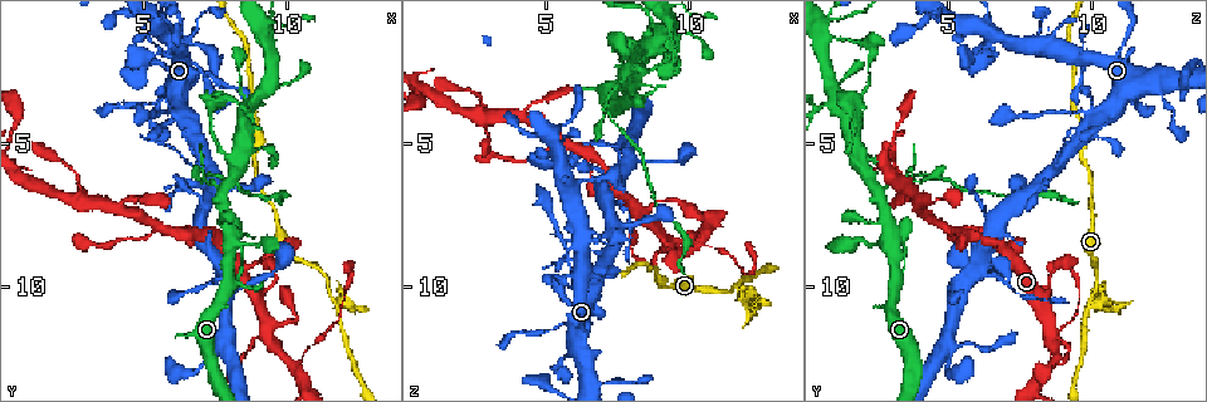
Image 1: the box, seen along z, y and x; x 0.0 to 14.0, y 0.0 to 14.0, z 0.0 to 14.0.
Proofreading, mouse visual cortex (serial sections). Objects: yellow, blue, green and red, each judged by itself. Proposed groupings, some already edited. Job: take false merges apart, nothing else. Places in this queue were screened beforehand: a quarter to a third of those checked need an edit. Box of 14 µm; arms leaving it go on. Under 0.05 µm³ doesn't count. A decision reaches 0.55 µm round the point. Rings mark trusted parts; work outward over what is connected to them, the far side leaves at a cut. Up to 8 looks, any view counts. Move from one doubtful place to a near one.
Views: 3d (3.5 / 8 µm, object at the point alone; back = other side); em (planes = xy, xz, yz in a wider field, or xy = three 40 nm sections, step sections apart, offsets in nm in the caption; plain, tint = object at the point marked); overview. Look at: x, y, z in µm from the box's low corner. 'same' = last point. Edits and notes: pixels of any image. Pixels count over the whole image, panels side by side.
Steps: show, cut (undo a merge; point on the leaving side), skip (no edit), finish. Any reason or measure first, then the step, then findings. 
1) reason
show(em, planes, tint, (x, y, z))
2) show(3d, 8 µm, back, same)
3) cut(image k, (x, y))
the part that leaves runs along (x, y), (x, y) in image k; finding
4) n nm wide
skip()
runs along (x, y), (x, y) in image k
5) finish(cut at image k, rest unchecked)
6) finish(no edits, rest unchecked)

small branch off a trunk
show(3d, 3.5 µm, (9.3, 11.3, 8.5))

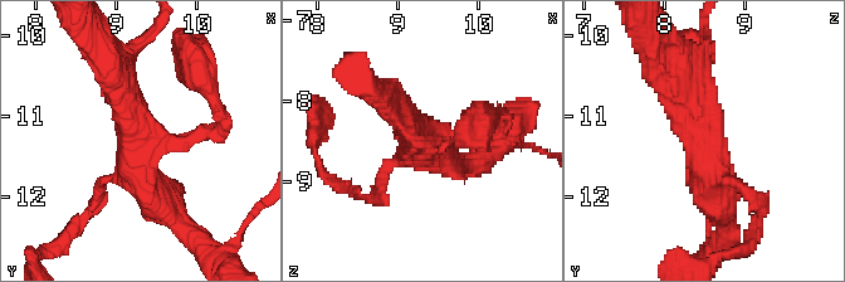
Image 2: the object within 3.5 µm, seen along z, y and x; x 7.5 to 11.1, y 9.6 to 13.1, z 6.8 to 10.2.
show(em, xy, step 3, tint, (9.25, 11.30, 8.45))

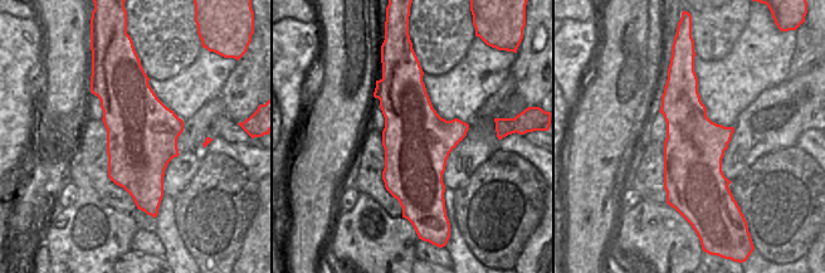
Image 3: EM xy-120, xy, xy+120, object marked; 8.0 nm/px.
skip()
one cell here

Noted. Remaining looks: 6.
sudden change in width
show(3d, 3.5 µm, (7.8, 9.6, 6.6))

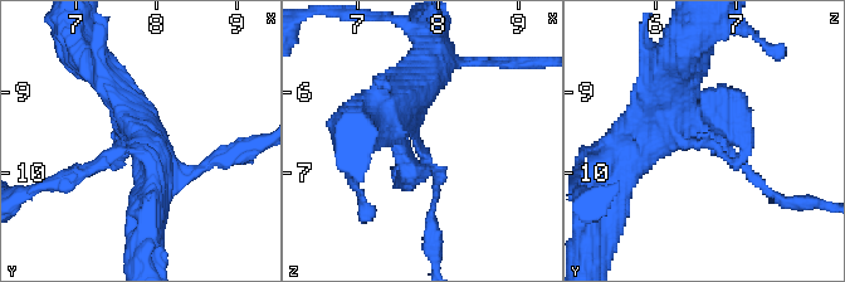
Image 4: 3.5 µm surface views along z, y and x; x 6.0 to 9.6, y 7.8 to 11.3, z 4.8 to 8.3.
need the tissue
show(em, xy, step 2, tint, (7.75, 9.55, 6.60))

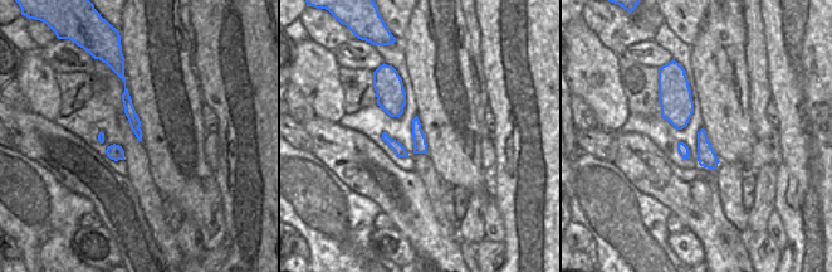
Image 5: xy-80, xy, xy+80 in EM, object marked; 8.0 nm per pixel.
cut(image 4, (436, 181))
the part that leaves runs along (418, 149), (438, 171), (430, 236) in image 4; a second cell is stuck on

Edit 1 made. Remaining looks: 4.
redraw
show(overview)

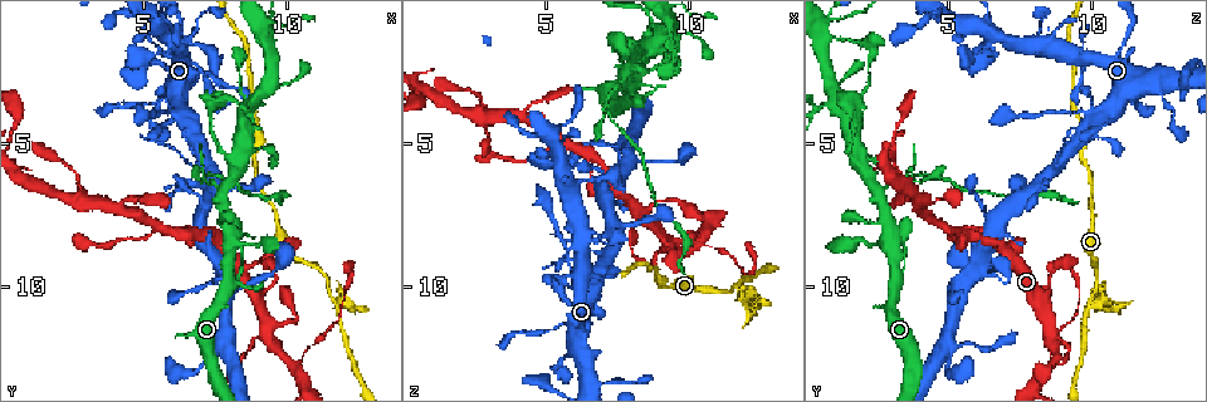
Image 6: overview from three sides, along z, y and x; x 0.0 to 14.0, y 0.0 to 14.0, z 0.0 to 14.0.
two arms in line, one across
show(3d, 3.5 µm, (6.5, 8.2, 5.3))

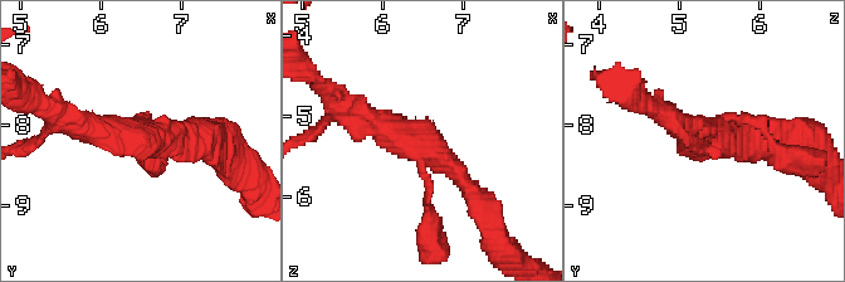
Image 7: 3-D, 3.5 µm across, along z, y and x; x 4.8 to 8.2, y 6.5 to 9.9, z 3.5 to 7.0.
show(em, xy, step 2, tint, (6.55, 8.15, 5.30))

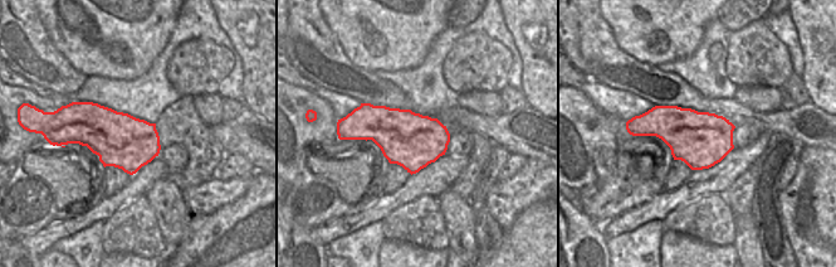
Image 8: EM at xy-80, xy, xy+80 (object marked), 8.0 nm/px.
arms of 100, 300, 350 nm
skip()
runs along (484, 208), (415, 134), (352, 111) in image 7; all the same cell

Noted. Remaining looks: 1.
finish(cut at image 4, rest unchecked)

